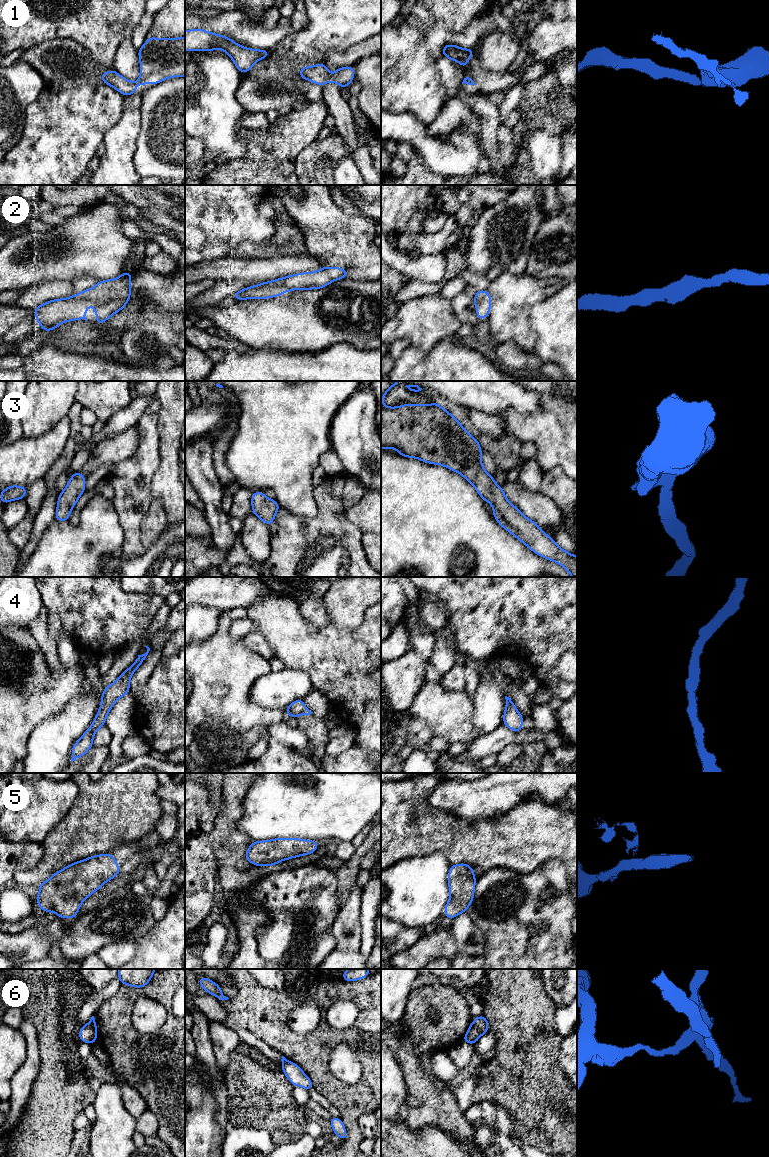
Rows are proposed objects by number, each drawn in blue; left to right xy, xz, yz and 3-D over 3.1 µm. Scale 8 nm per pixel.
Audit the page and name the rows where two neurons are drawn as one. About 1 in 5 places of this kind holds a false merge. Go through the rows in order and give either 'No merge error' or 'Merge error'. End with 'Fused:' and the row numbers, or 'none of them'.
1: No merge error
2: No merge error
3: No merge error
4: No merge error
5: Merge error
6: Merge error
Fused: 5, 6

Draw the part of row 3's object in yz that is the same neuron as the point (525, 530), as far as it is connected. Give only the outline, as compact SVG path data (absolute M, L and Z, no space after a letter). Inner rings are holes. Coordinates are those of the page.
M381 381L381 449L395 448L401 456L443 465L460 473L492 505L493 517L501 527L537 555L558 563L572 577L577 577L577 556L561 549L508 501L502 487L483 467L479 442L454 416L436 402L398 407L383 405L383 397L395 385L401 384Z

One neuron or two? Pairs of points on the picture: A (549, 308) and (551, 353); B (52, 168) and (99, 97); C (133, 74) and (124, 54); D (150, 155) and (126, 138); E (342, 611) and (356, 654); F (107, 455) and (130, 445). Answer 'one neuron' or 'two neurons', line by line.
A: one neuron
B: one neuron
C: one neuron
D: two neurons
E: two neurons
F: one neuron

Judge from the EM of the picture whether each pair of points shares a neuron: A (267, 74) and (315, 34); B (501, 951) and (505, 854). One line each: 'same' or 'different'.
A: same
B: different

